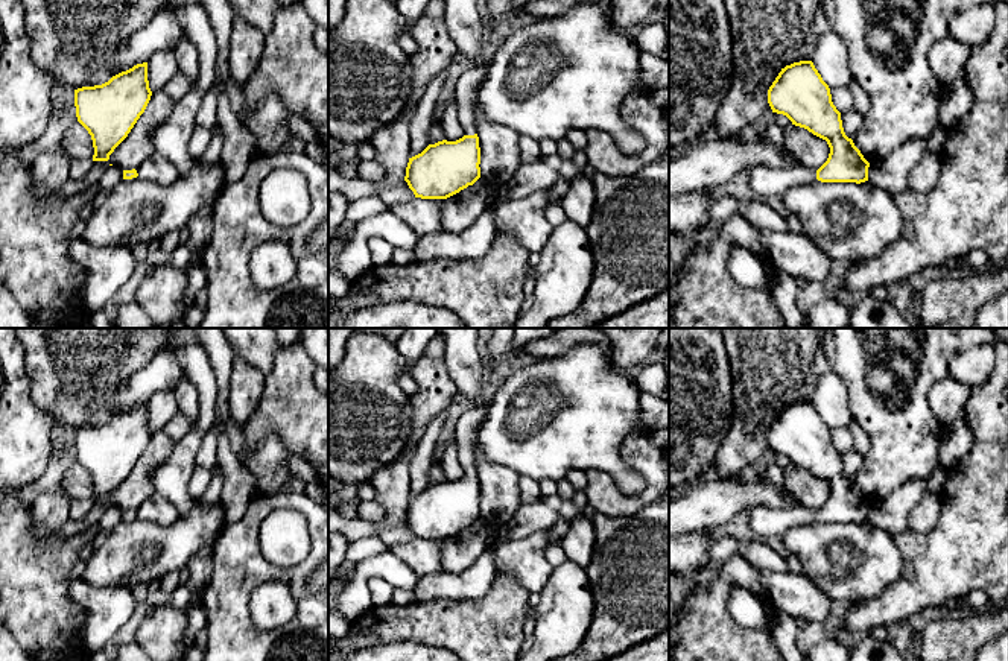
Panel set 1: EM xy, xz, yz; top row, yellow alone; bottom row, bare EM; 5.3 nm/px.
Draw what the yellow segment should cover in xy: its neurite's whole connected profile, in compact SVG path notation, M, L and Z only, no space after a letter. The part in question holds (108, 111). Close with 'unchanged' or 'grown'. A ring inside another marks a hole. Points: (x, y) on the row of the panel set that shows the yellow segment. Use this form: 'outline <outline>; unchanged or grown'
outline M147 62L113 76L108 82L74 90L78 122L93 140L93 161L108 161L144 112L152 91Z; unchanged

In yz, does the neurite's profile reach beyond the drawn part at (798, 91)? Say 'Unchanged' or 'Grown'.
Grown

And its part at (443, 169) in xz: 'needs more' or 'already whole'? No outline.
needs more

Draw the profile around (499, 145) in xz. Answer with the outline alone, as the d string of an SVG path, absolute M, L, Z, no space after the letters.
M473 106L476 134L480 147L480 178L493 185L505 184L518 169L520 147L518 134L499 123L491 123L479 108Z

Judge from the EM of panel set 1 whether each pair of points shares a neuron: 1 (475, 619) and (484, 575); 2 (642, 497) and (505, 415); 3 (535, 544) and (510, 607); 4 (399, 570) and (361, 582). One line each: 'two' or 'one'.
1: two
2: two
3: two
4: one

